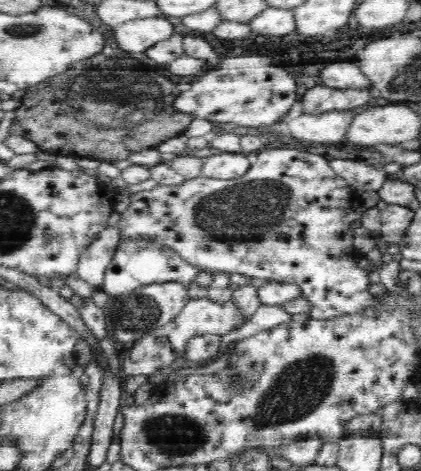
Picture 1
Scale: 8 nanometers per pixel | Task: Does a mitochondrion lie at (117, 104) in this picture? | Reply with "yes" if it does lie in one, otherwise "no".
yes

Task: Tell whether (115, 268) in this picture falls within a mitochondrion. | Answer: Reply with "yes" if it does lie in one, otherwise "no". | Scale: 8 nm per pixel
no

